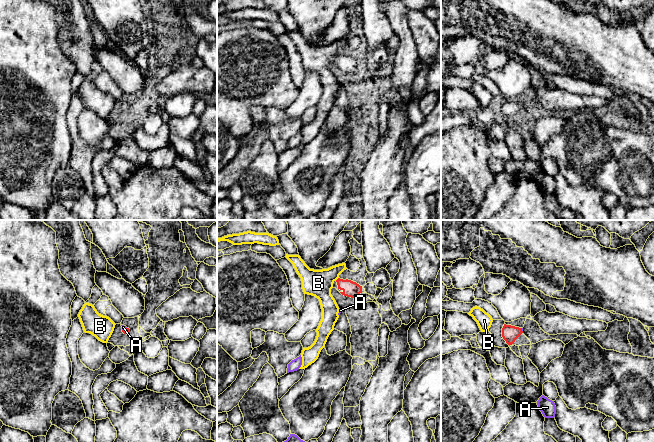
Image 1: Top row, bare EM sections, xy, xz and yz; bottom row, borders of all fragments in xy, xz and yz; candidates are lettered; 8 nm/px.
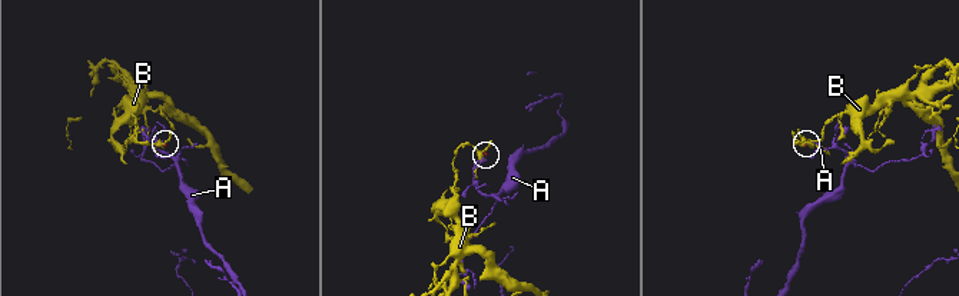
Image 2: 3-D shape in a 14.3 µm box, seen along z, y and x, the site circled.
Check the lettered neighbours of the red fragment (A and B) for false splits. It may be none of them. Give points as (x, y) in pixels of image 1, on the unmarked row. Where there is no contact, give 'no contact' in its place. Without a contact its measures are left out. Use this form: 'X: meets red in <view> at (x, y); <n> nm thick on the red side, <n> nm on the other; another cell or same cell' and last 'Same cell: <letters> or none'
A: meets red in xy at (125, 104); 50 nm thick on the red side, 30 nm on the other; same cell
B: meets red in xz at (337, 55); 130 nm thick on the red side, 220 nm on the other; another cell
Same cell: A

